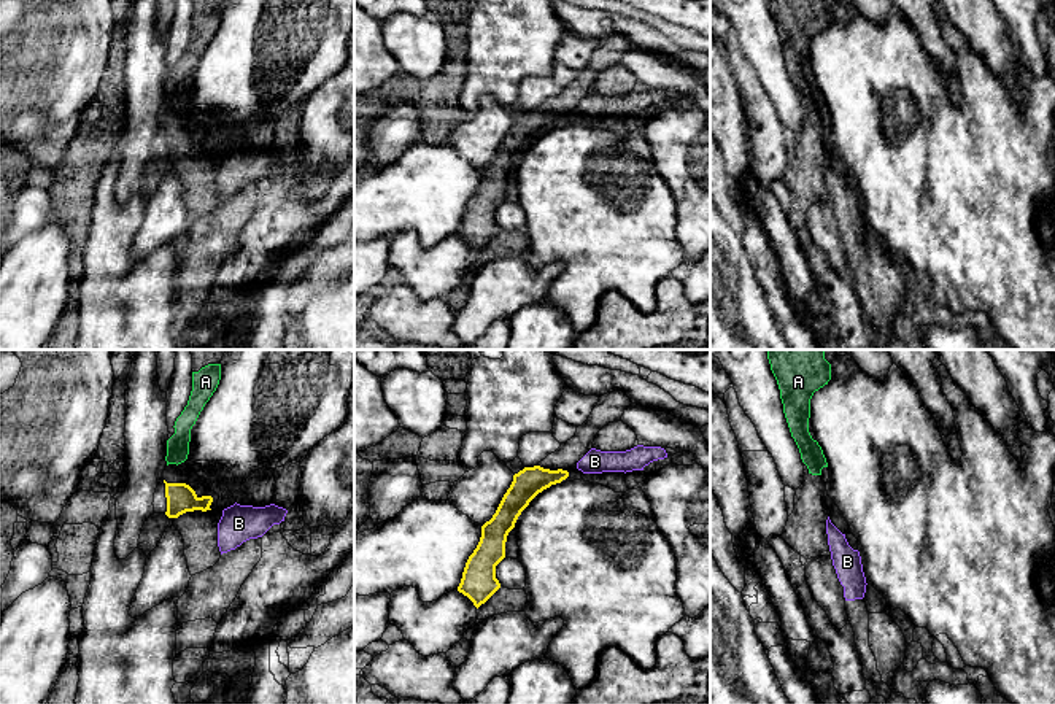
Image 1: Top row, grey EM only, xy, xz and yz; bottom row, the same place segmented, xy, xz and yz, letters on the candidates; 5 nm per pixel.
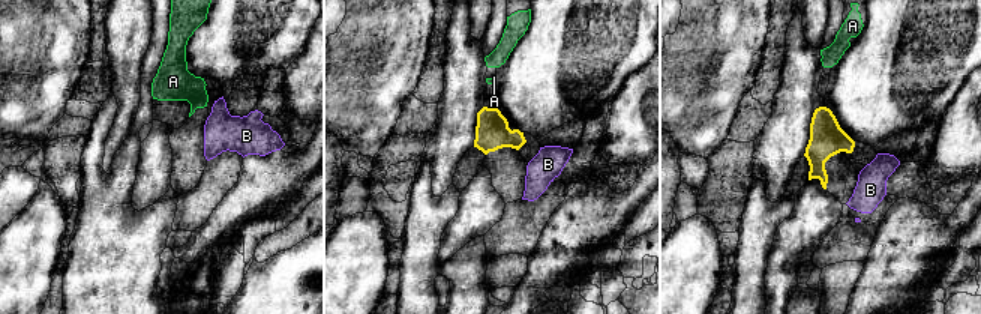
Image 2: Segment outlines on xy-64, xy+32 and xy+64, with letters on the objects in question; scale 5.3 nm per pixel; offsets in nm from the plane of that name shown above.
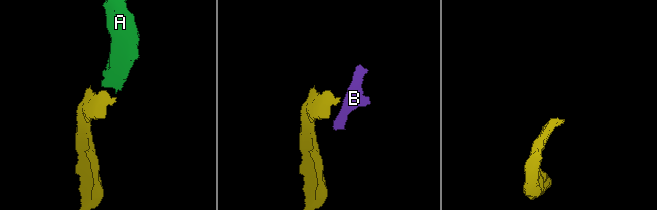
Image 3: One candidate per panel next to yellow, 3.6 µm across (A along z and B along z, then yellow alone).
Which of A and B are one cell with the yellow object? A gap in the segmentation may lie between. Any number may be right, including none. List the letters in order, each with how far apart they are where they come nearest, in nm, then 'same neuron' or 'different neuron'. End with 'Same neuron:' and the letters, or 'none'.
A: gap 80 nm; same neuron
B: gap 50 nm; different neuron
Same neuron: A

